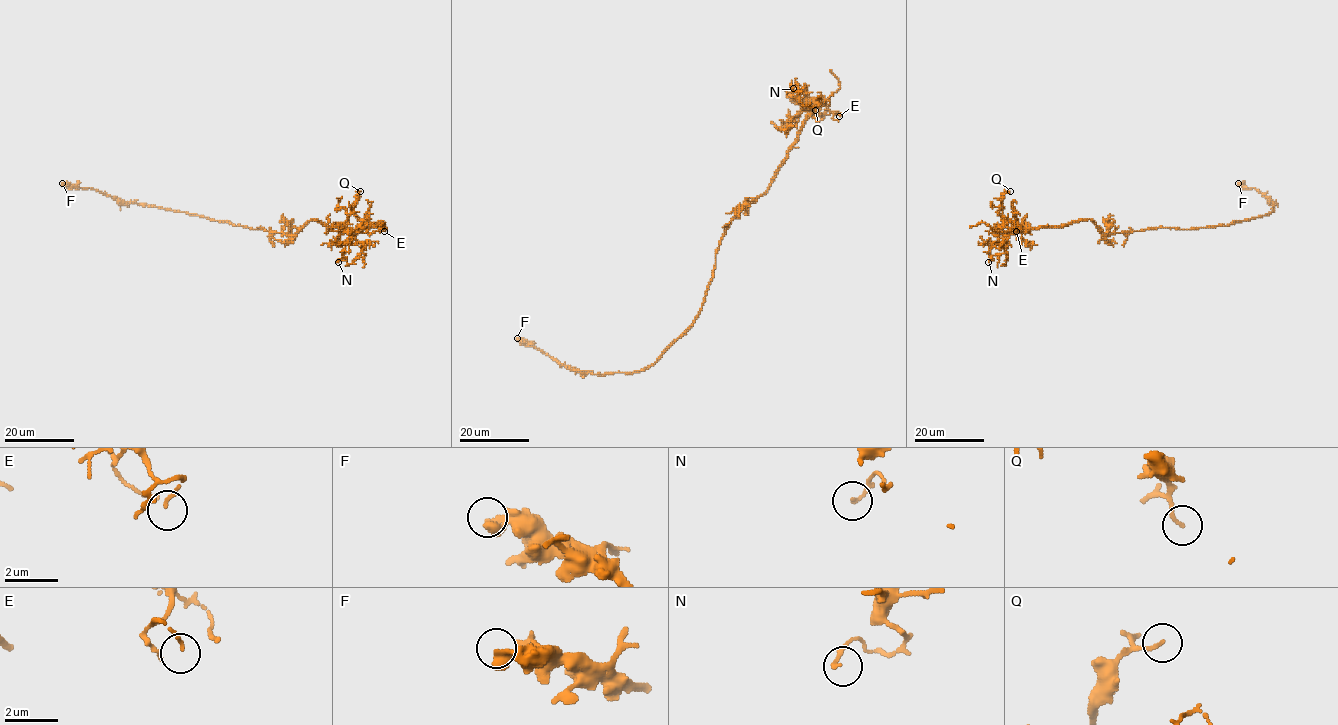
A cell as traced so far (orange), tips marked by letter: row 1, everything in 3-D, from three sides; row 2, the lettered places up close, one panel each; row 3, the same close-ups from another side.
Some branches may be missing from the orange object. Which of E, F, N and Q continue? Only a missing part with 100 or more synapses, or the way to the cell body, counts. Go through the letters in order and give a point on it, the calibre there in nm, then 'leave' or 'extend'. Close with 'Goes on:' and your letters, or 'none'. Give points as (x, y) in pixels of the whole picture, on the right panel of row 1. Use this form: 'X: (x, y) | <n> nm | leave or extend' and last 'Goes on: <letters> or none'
E: (1016, 231) | 100 nm | leave
F: (1238, 183) | 420 nm | leave
N: (988, 262) | 140 nm | leave
Q: (1010, 191) | 120 nm | leave
Goes on: none

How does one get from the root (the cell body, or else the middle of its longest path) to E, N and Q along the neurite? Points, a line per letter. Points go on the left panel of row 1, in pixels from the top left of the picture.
E: (258, 228), (295, 235), (315, 219), (328, 226), (349, 230), (352, 235), (373, 223), (386, 227), (384, 231)
N: (258, 228), (295, 235), (315, 219), (328, 226), (349, 230), (353, 234), (344, 243), (346, 258), (338, 262)
Q: (258, 228), (295, 235), (315, 219), (354, 232), (347, 226), (346, 217), (360, 191)

